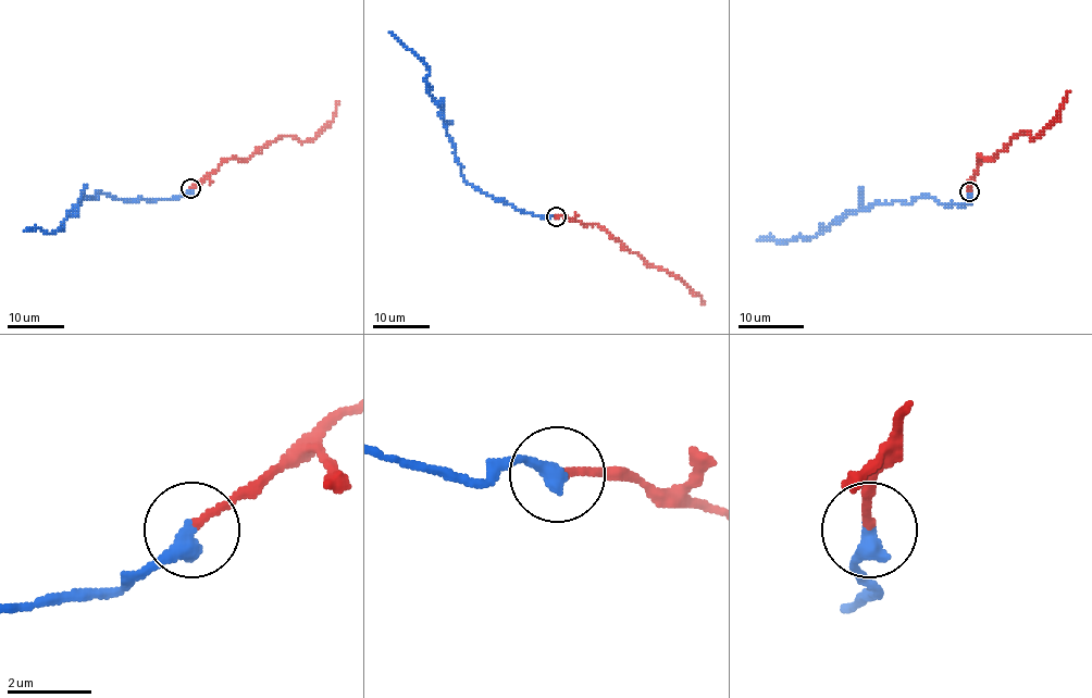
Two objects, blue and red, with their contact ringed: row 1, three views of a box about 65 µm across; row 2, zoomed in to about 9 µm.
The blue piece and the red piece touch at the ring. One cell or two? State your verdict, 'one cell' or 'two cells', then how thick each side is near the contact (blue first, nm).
two cells; 440 nm thick on the blue side, 170 nm on the other

